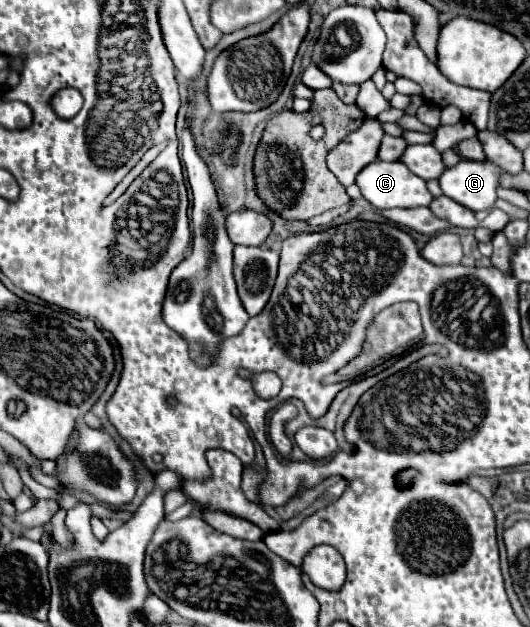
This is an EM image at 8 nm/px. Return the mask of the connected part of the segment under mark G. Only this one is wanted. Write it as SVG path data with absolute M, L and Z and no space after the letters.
M489 160L485 162L459 162L453 168L447 168L441 178L441 190L451 200L459 202L461 206L477 212L493 208L497 200L497 186L499 174L503 170Z

